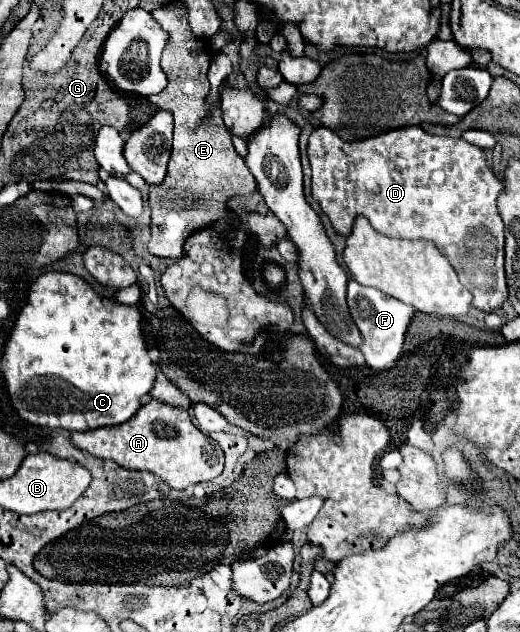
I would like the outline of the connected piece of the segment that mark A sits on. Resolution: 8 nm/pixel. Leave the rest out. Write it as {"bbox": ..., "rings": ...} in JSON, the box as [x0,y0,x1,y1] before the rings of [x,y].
{"bbox":[71,398,225,490],"rings":[[[155,398],[123,424],[95,428],[91,432],[71,432],[71,442],[91,456],[109,458],[123,468],[147,470],[175,490],[185,490],[187,486],[217,478],[225,462],[221,446],[193,426],[185,408],[163,404]]]}

